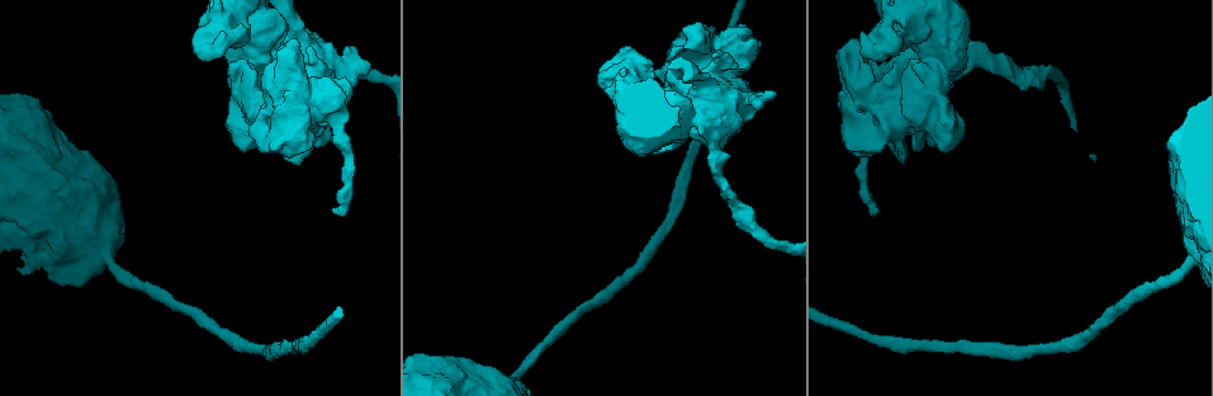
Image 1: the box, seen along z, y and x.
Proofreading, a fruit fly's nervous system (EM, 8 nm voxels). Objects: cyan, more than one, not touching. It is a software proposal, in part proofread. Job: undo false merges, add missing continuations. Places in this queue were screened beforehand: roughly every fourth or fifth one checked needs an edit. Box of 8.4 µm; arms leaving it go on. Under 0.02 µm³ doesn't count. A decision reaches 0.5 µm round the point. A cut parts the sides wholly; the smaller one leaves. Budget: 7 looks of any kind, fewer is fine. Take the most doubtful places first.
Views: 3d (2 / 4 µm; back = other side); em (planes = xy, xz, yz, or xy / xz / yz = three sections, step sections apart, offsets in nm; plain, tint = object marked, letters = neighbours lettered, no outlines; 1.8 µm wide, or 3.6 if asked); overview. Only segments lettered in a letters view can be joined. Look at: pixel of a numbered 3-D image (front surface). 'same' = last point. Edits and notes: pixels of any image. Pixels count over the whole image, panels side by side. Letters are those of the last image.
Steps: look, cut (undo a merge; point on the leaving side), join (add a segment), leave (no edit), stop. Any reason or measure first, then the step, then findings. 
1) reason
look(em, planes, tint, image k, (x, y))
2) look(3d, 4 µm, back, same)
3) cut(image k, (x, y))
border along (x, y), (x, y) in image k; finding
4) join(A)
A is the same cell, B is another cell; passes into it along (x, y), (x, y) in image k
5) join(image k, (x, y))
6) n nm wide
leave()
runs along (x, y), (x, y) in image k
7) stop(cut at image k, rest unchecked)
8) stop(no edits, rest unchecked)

sharp bend
look(em, planes, letters, image 1, (742, 59))

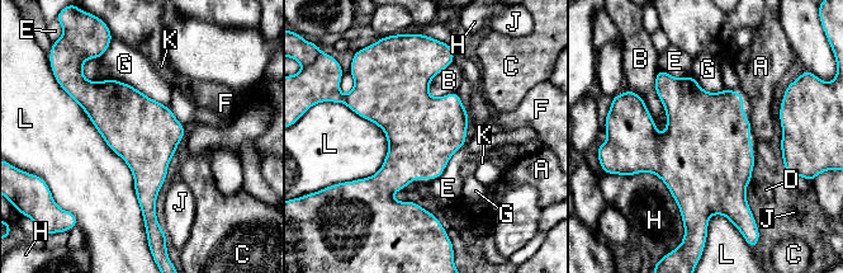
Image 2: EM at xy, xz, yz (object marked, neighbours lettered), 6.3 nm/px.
leave()
A, B, C, D, E, F, G, H, J, K and L are other cells; border along (66, 93), (128, 166), (145, 226) in image 2; one neuron here

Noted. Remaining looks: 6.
calibre changes
look(3d, 4 µm, image 1, (700, 79))

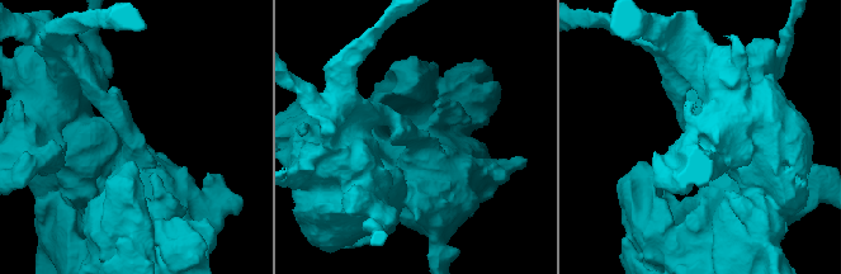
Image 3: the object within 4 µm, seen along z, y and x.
need the tissue
look(em, 3.6 µm, planes, tint, image 3, (416, 140))

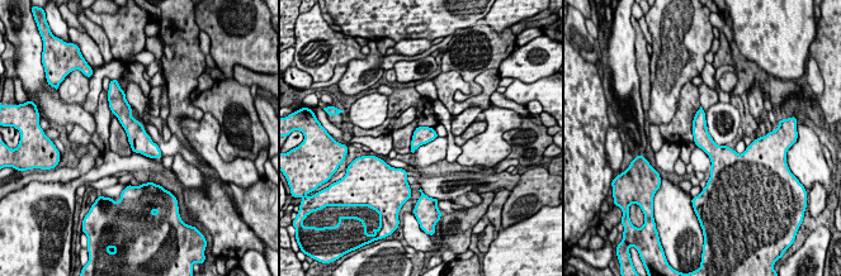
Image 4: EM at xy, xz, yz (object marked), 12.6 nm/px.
look(em, 3.6 µm, planes, letters, same)

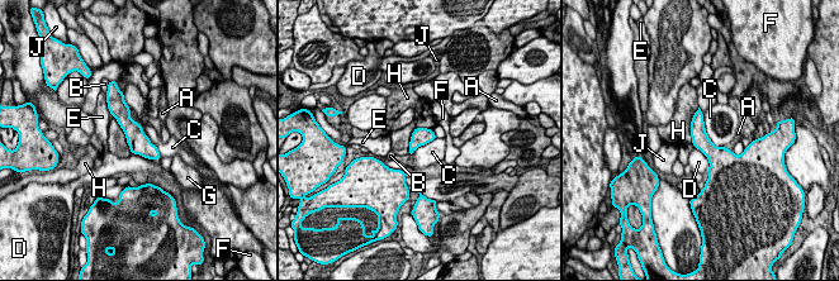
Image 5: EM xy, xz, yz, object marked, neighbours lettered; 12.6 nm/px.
leave()
A, B, C, D, E, F, G, H and J are other cells; border along (129, 108), (129, 117), (161, 157) in image 5; all the same neuron

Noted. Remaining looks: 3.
an open end
look(em, yz, step 8, tint, image 1, (879, 213))

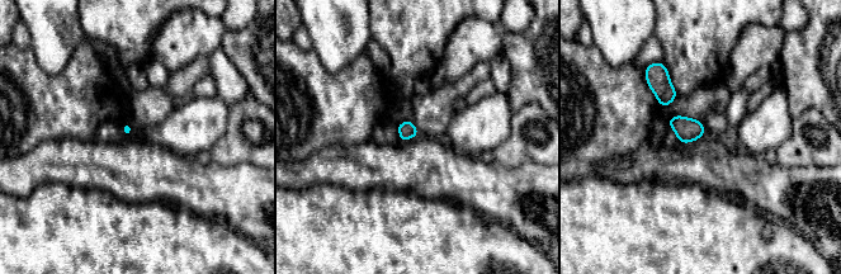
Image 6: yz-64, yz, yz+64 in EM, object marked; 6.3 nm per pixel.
look(em, planes, letters, same)

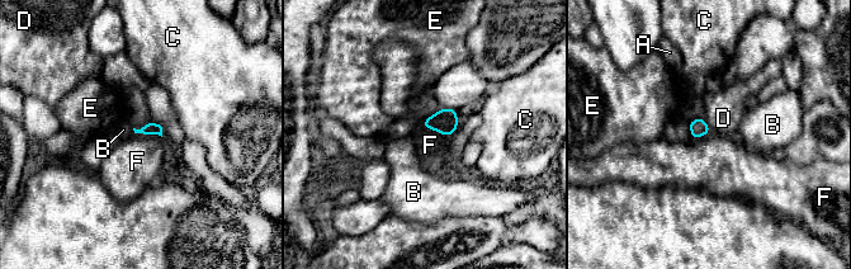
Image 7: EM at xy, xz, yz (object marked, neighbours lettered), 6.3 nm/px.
leave()
A, B, C, D, E and F are other cells; border along (421, 122), (424, 127), (447, 137) in image 7; none of them fits

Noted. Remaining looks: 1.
stop(no edits, rest unchecked)

